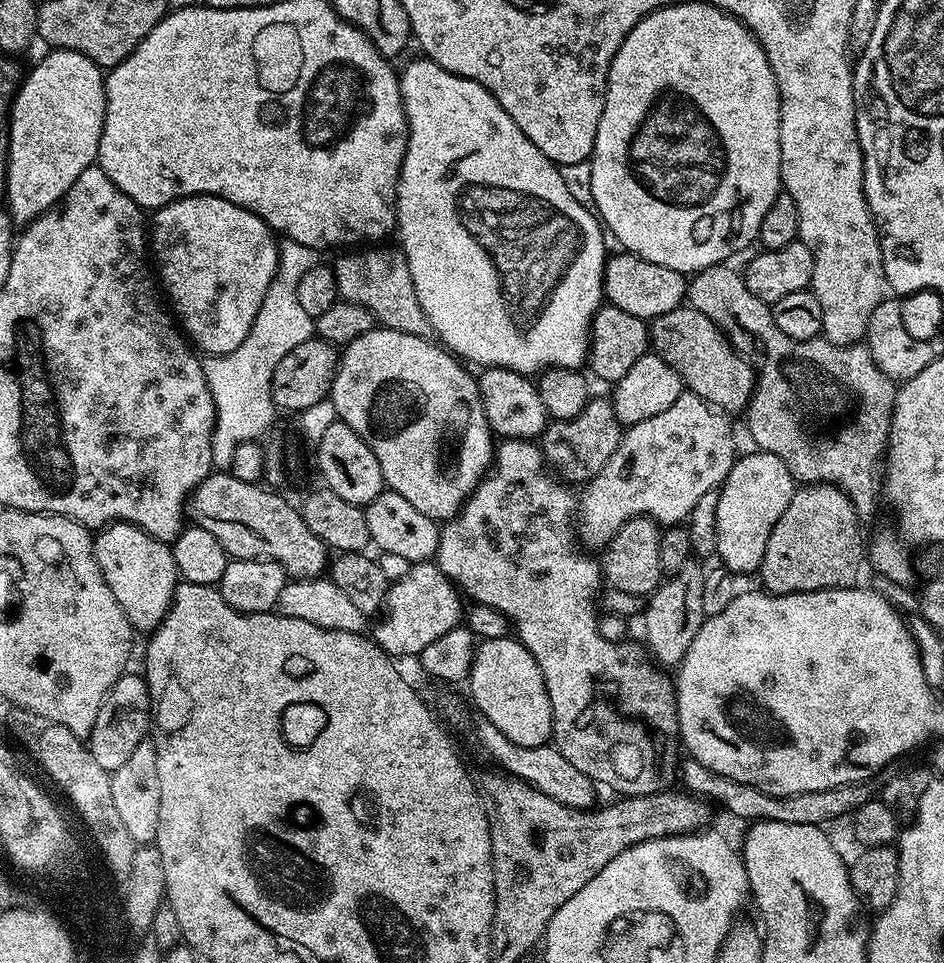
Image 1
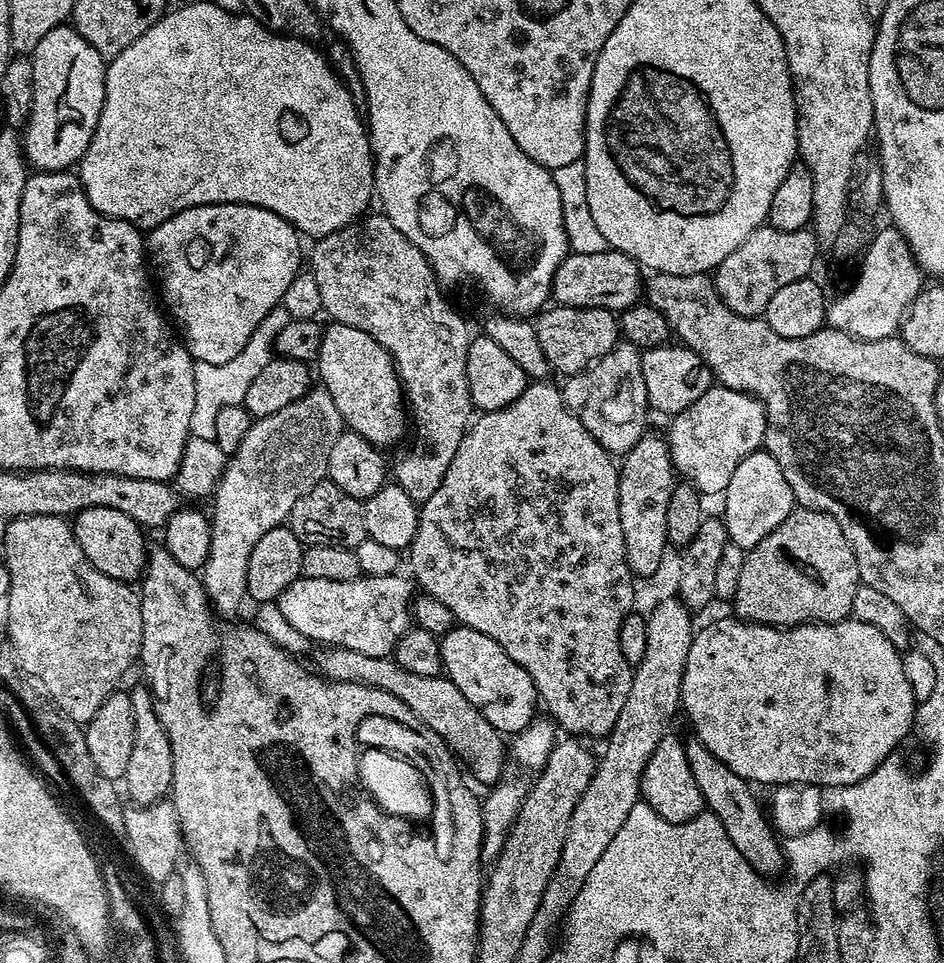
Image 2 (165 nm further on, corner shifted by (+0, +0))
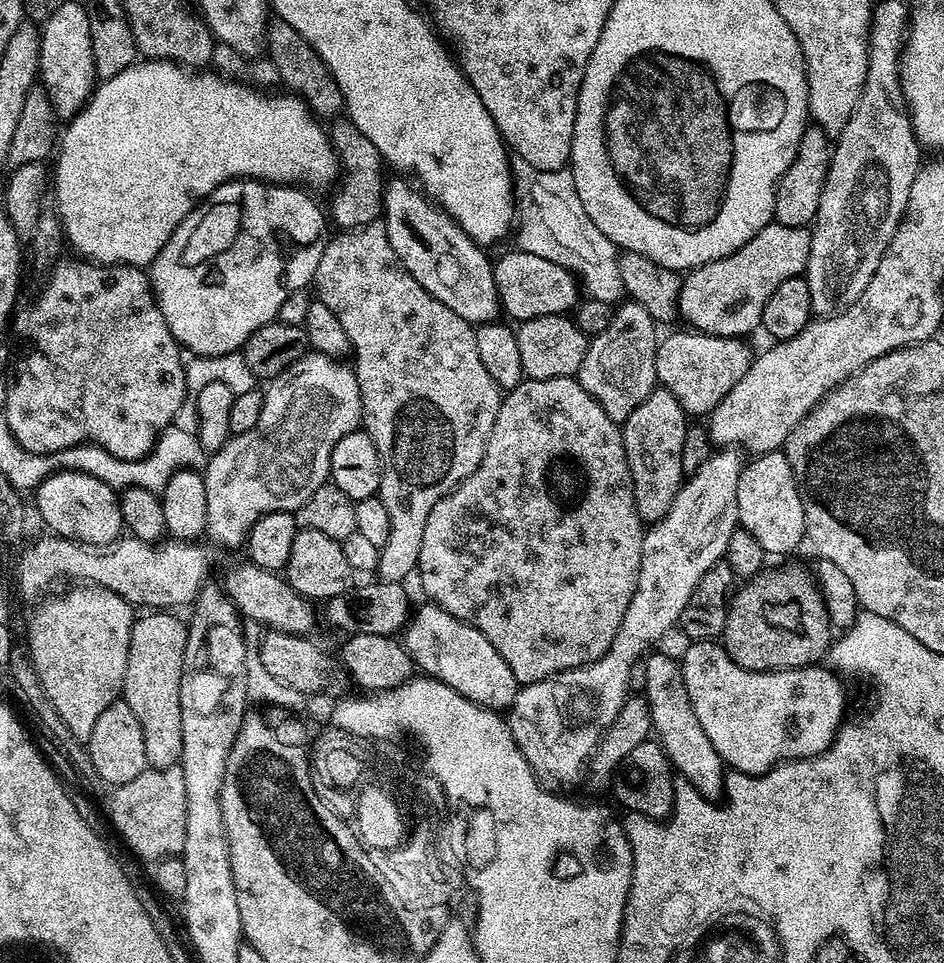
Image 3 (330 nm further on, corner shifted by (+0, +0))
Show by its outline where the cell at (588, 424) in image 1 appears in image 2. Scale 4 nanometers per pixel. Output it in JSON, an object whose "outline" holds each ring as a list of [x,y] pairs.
{"outline":[[[621,342],[617,344],[616,348],[612,350],[610,354],[606,354],[600,360],[589,364],[588,369],[586,369],[585,372],[579,372],[578,374],[567,377],[567,379],[563,381],[564,384],[562,384],[562,393],[566,407],[581,420],[582,426],[590,432],[593,438],[595,438],[608,453],[611,453],[611,455],[616,458],[623,457],[624,453],[629,452],[629,450],[646,435],[644,423],[647,422],[648,416],[650,417],[650,409],[648,407],[648,399],[646,398],[646,382],[642,379],[642,362],[640,361],[640,354],[641,349],[636,348],[633,344]]]}

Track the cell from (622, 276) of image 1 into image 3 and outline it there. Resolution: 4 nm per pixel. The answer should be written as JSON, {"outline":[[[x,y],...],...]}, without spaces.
{"outline":[[[521,250],[495,257],[492,273],[503,315],[513,316],[516,322],[571,313],[582,296],[582,288],[577,277],[568,269],[557,262],[550,262],[549,259]]]}

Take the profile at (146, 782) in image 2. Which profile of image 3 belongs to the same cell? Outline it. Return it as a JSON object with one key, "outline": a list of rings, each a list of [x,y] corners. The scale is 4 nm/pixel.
{"outline":[[[152,610],[135,621],[130,634],[130,650],[126,658],[126,674],[122,699],[128,703],[130,710],[138,717],[142,726],[142,738],[146,741],[146,758],[153,768],[175,768],[179,765],[182,754],[182,702],[180,701],[180,683],[186,654],[187,623],[172,616],[168,610]]]}

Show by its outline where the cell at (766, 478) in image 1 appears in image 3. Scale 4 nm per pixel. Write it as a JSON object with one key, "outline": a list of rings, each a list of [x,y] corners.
{"outline":[[[783,451],[761,452],[743,465],[737,490],[739,527],[752,534],[765,553],[792,552],[800,543],[805,543],[804,501],[796,471]]]}

